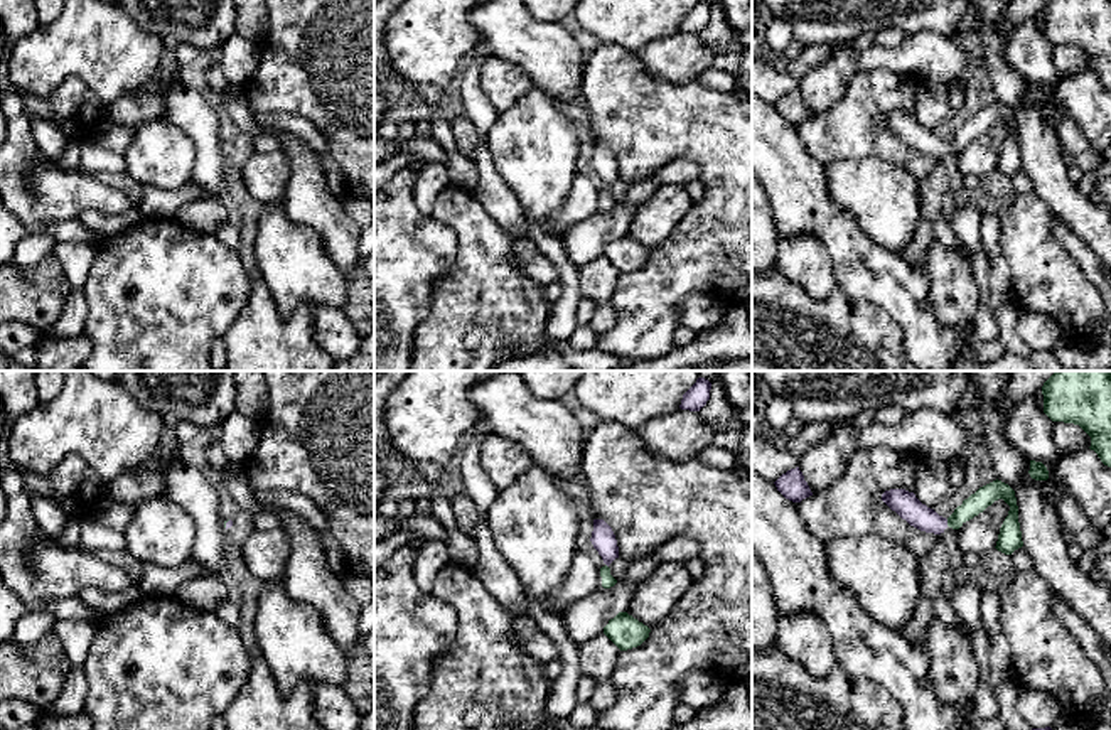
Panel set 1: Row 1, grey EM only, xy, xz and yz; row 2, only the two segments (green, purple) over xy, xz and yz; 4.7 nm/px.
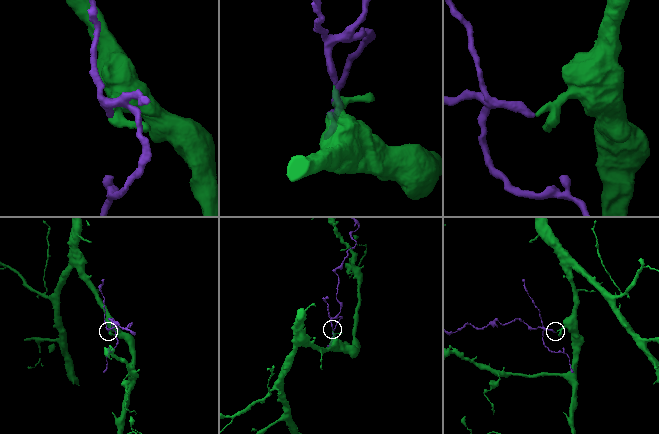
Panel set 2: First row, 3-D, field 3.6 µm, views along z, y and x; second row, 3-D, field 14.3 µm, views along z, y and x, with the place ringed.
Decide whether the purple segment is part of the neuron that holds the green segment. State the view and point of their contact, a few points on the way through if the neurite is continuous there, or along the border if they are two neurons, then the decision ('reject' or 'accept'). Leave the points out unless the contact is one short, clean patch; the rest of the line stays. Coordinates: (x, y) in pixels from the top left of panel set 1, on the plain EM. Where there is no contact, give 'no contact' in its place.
yz (948, 145) | across yz (985, 118), (948, 145), (933, 145), (906, 127) | accept

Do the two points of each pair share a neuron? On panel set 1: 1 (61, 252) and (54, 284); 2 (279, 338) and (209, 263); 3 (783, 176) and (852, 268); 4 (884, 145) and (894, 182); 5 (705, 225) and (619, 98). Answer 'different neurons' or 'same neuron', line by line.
1: different neurons
2: different neurons
3: same neuron
4: different neurons
5: same neuron

